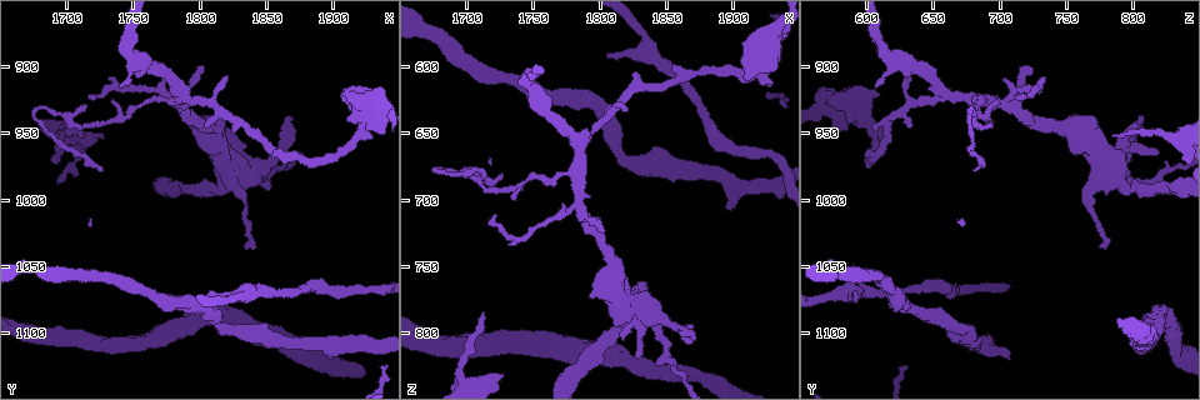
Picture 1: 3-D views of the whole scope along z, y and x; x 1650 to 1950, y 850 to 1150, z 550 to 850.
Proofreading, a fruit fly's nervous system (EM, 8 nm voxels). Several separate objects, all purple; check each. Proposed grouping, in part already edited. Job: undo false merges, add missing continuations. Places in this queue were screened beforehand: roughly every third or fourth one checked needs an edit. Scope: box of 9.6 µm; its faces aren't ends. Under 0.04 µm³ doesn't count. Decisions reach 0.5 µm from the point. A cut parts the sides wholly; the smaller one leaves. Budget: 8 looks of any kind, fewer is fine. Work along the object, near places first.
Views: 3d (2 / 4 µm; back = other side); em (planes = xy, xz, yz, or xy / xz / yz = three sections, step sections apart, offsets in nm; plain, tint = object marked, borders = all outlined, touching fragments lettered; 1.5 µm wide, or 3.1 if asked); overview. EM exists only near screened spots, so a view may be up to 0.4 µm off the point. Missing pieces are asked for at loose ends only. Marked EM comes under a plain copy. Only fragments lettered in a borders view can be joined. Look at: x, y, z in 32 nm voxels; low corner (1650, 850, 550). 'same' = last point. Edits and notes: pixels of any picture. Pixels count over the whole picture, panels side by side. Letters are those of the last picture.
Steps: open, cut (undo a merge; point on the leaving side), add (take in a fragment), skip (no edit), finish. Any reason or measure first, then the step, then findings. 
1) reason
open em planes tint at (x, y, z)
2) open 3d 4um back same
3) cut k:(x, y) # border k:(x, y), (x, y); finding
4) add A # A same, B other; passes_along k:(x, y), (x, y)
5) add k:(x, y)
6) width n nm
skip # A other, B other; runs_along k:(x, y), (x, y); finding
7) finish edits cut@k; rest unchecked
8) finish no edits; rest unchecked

an open end
open 3d 4um back at (1866, 936, 804)

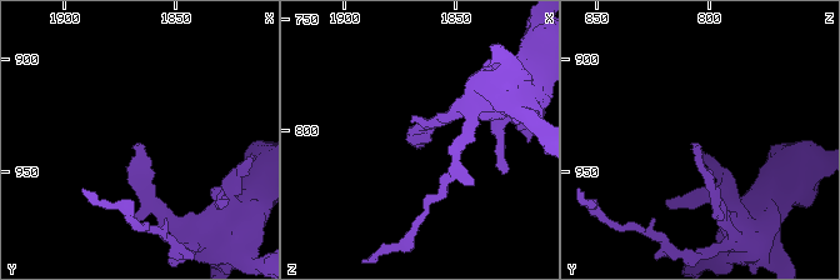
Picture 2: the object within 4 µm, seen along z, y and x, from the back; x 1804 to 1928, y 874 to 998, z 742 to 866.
now the EM
open em xy step 8 borders at (1867, 938, 803)

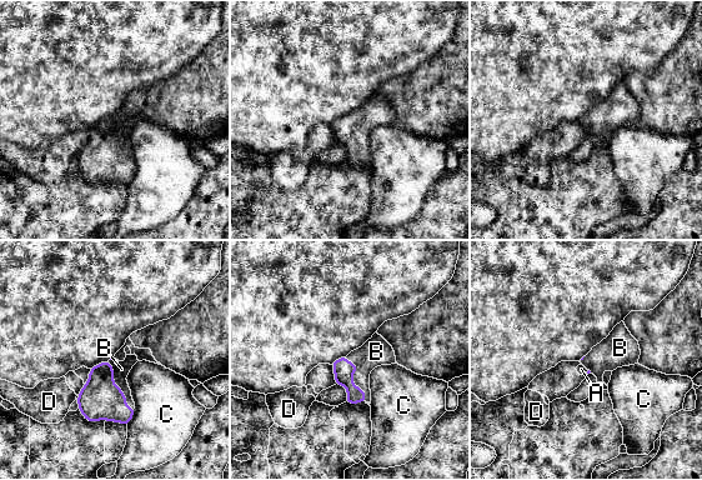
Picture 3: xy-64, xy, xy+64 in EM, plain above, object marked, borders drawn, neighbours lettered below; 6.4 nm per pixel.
width 140 nm; longest_contact B 360 nm
add B # A other, B same, C other, D other; it goes on there

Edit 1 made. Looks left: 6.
branch stops here
open 3d 2um at (1898, 1120, 708)

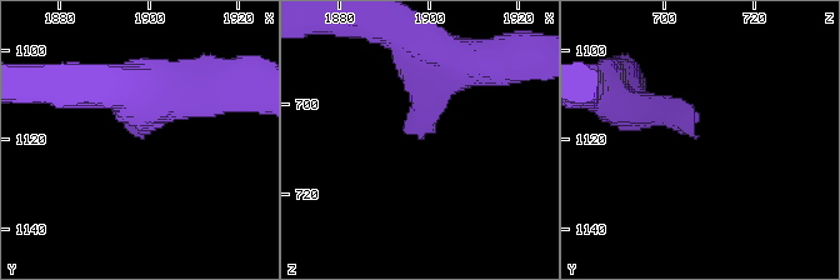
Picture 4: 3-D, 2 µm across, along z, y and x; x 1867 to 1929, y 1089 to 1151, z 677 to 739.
need the tissue
open em planes tint at (1897, 1120, 707)

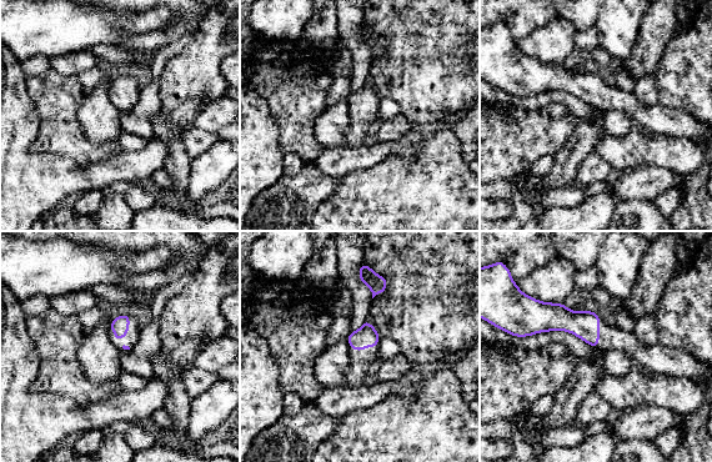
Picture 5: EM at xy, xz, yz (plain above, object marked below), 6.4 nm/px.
open em planes borders same

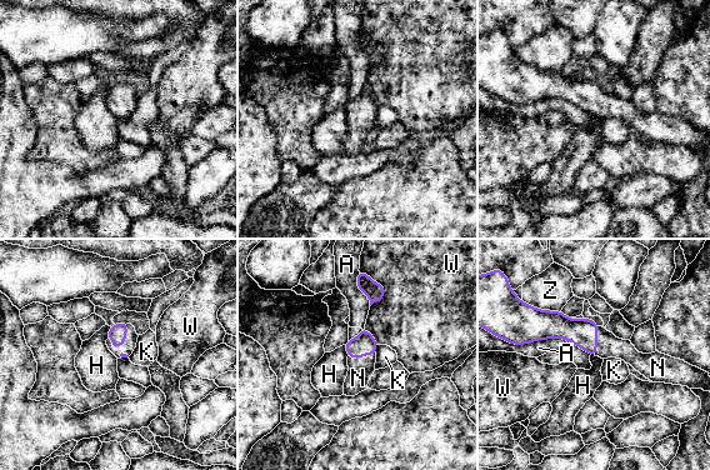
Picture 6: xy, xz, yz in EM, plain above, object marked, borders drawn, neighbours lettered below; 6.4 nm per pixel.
add N # A other, H other, K other, N same, W other, Z other; it goes on there

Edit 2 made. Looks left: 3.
redraw
open overview

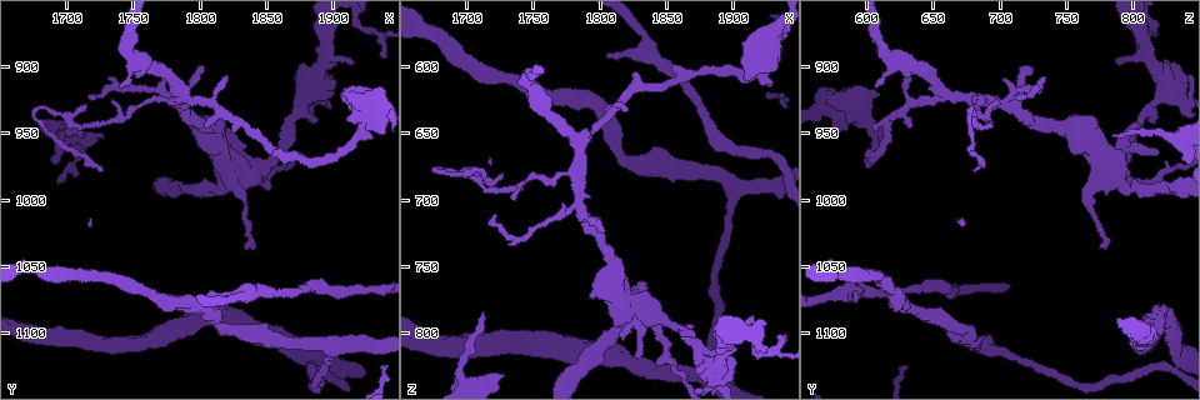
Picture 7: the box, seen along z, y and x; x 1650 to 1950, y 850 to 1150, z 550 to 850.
an open end
open 3d 2um at (1806, 1068, 592)

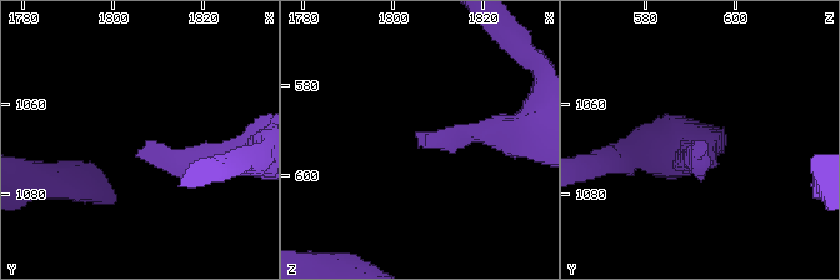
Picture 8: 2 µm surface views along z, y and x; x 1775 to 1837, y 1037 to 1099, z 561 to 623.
open em planes borders at (1806, 1068, 593)

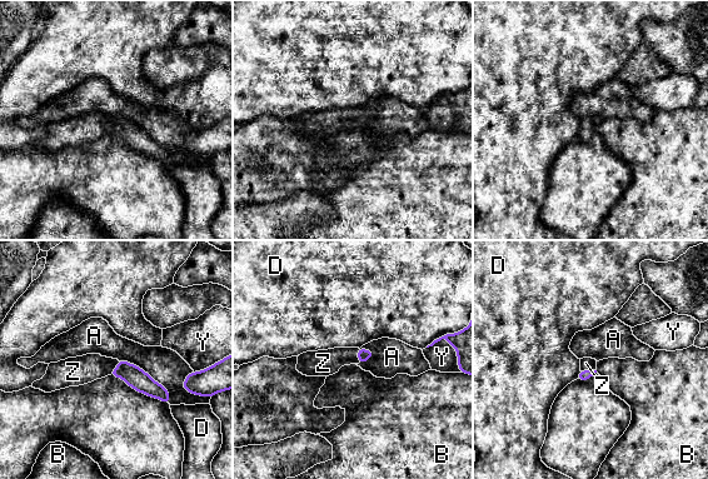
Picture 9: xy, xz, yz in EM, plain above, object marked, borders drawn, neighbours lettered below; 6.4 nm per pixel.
add Z # A other, B other, D other, Y other, Z same; it goes on there

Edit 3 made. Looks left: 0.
finish edits add@3, add@6, add@9; rest unchecked

